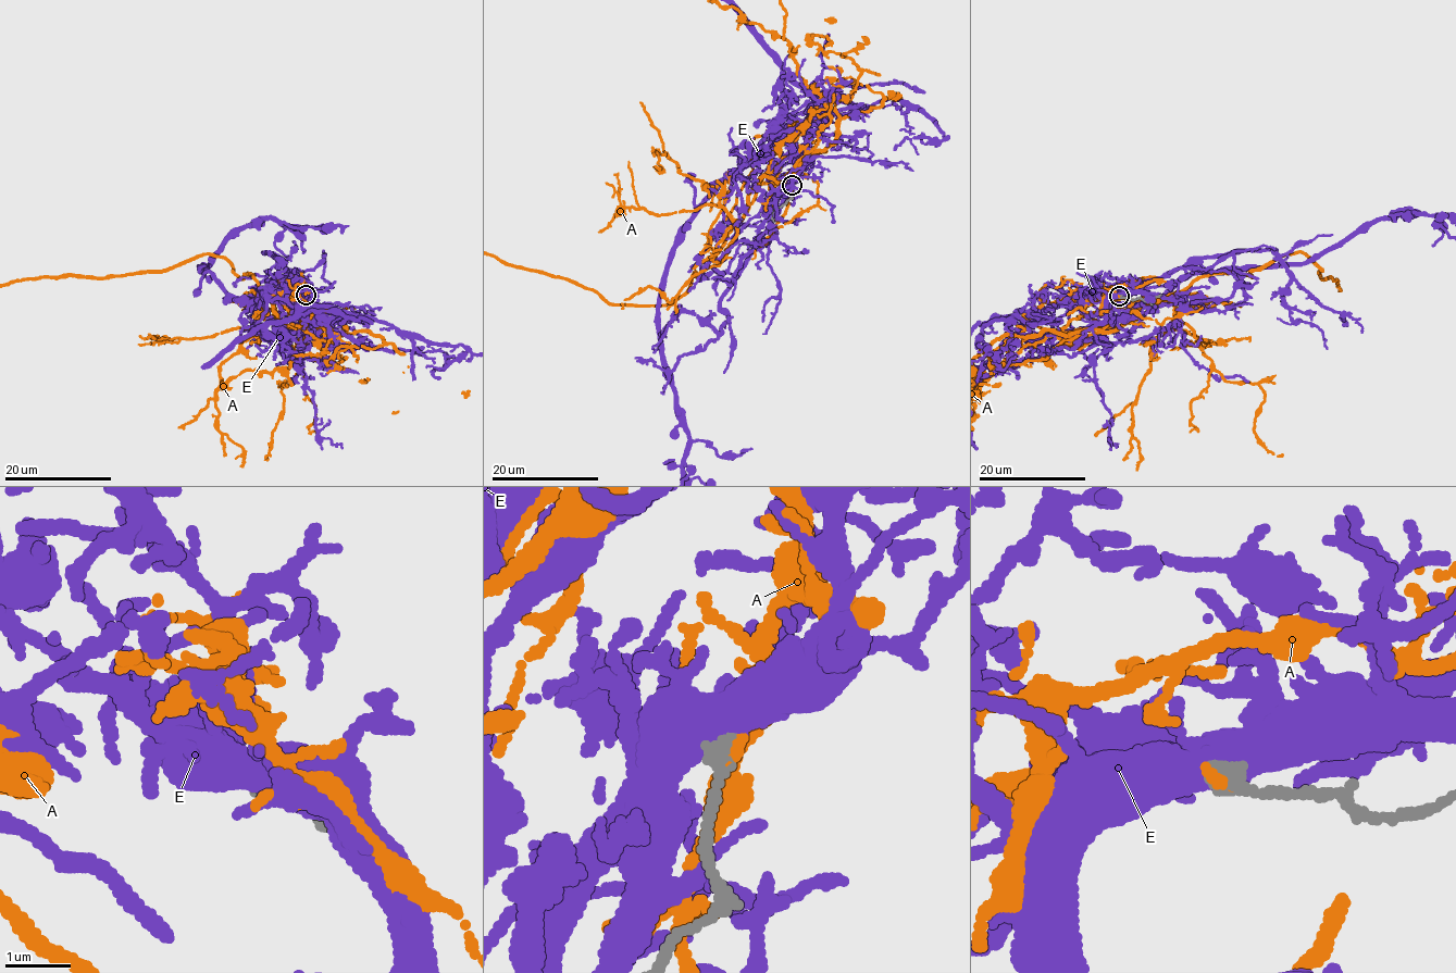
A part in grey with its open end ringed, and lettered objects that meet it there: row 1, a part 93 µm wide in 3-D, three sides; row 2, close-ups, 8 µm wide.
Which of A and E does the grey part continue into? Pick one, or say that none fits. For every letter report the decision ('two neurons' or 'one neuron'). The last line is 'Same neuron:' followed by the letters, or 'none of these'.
A: one neuron
E: two neurons
Same neuron: A

